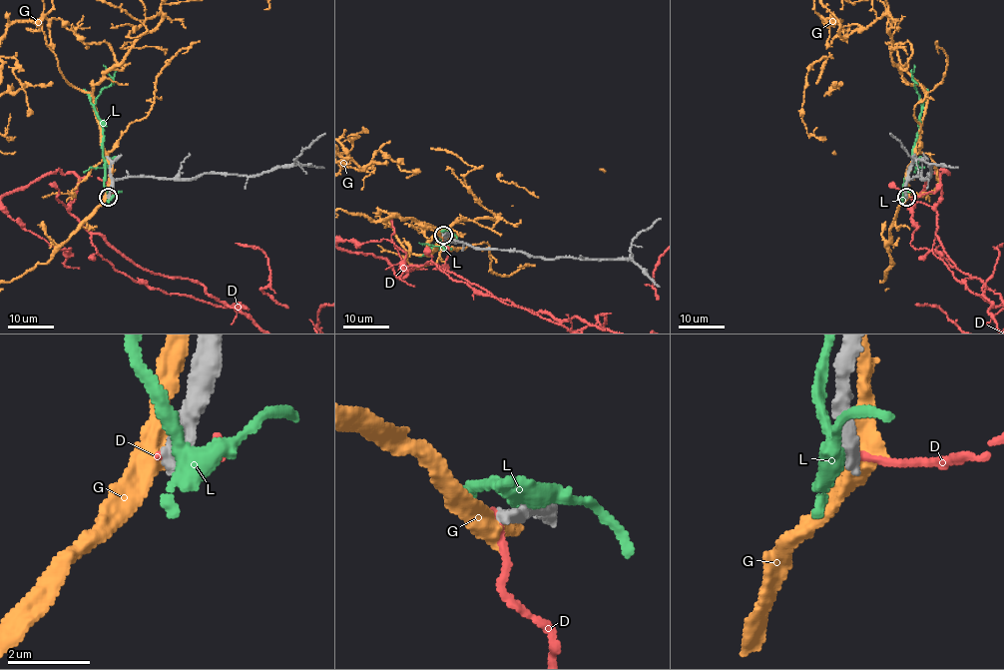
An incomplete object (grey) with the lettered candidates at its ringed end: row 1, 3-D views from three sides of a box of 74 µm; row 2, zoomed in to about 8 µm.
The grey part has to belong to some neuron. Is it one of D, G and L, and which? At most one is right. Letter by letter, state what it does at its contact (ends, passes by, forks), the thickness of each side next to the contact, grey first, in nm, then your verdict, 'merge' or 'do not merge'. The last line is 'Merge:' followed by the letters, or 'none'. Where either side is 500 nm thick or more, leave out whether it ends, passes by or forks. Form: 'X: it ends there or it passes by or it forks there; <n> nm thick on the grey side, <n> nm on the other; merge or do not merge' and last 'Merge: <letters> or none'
D: it ends there; 420 nm thick on the grey side, 190 nm on the other; do not merge
G: 420 nm thick on the grey side, 500 nm on the other; do not merge
L: 500 nm thick on the grey side, 320 nm on the other; do not merge
Merge: none

